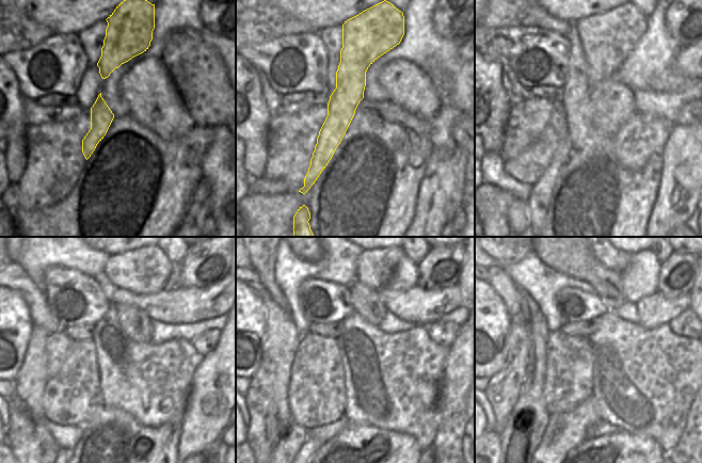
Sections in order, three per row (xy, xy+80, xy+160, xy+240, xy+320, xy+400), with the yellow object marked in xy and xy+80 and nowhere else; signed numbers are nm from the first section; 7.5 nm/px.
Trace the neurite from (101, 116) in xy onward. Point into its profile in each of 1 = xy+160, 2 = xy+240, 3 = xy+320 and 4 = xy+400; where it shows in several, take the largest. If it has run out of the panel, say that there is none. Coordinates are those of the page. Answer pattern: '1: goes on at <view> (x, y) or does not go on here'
1: goes on at xy+160 (607, 40)
2: goes on at xy+240 (145, 271)
3: goes on at xy+320 (375, 267)
4: goes on at xy+400 (623, 258)

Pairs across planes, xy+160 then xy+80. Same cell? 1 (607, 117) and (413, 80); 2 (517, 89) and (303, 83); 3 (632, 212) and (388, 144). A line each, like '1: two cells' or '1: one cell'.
1: two cells
2: two cells
3: one cell

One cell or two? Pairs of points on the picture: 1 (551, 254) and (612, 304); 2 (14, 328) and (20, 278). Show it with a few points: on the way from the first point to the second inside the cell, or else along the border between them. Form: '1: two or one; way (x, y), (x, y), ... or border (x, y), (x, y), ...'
1: one; way (568, 254), (603, 287)
2: two; border (11, 289), (24, 300), (30, 317)

